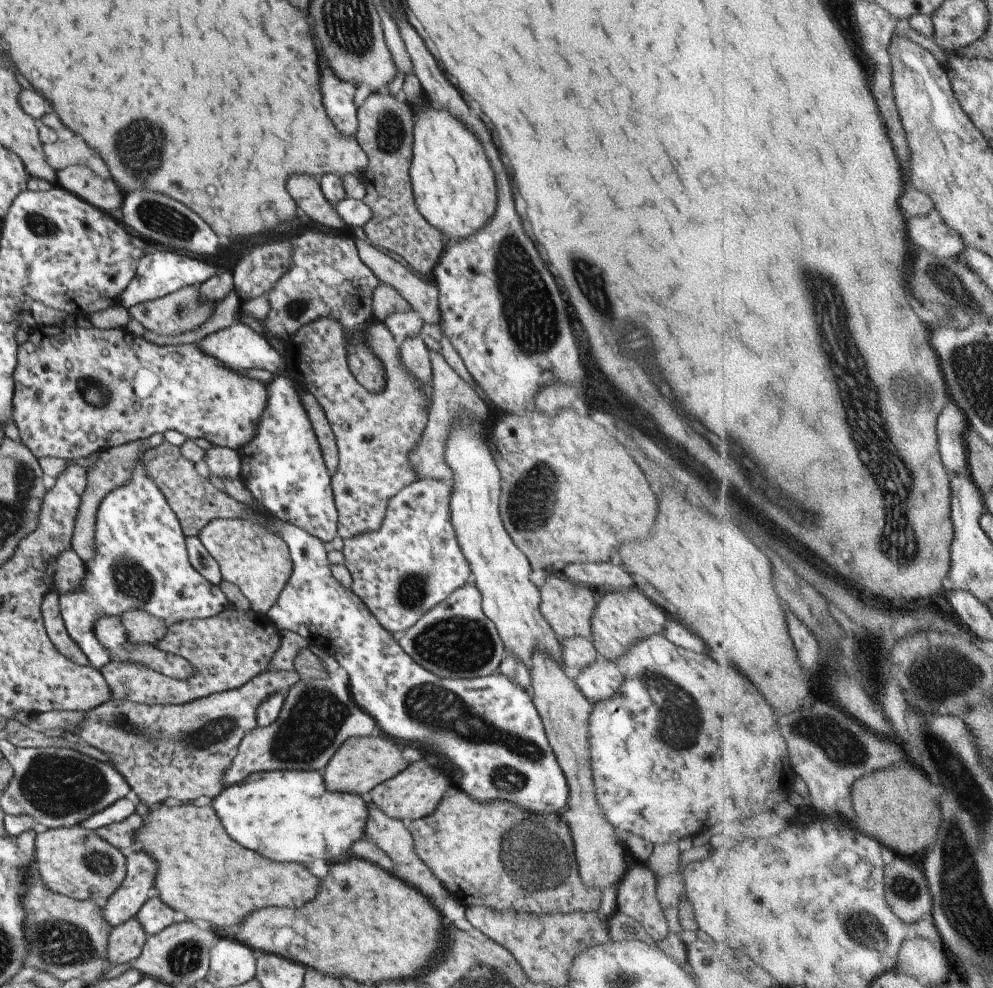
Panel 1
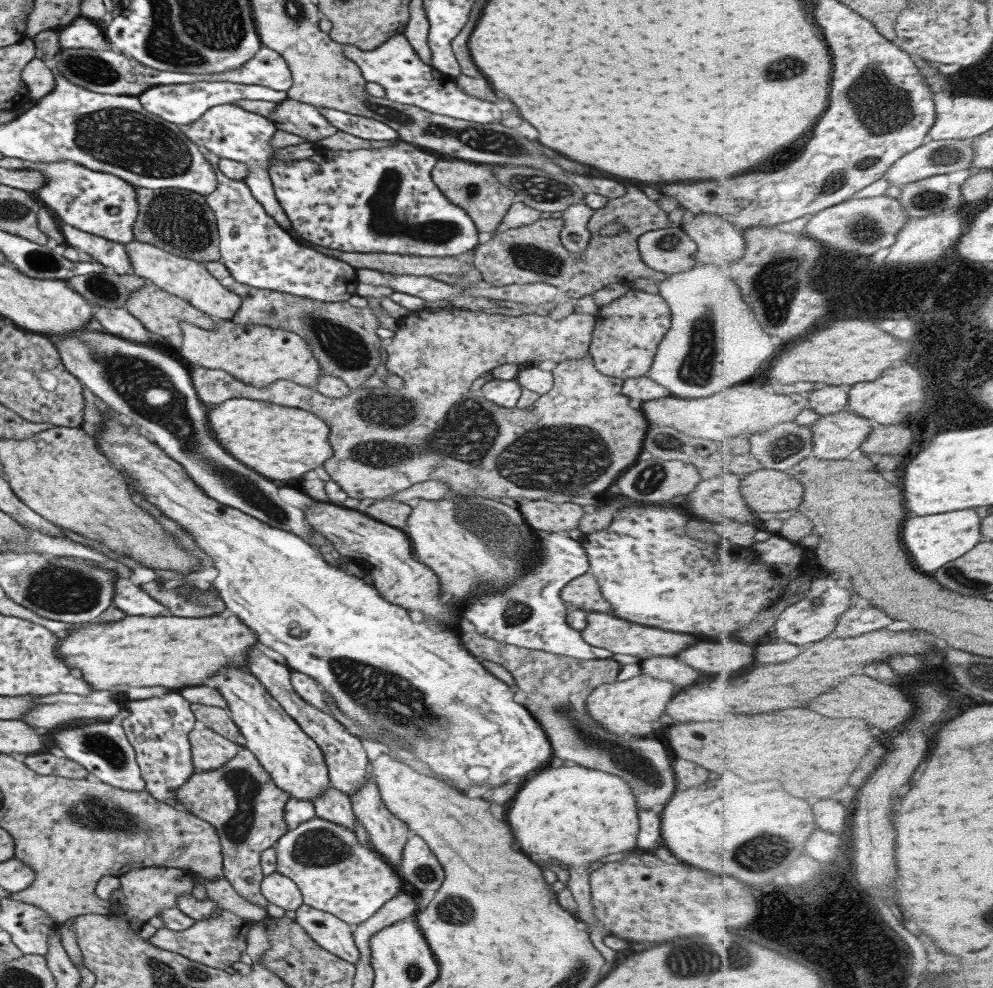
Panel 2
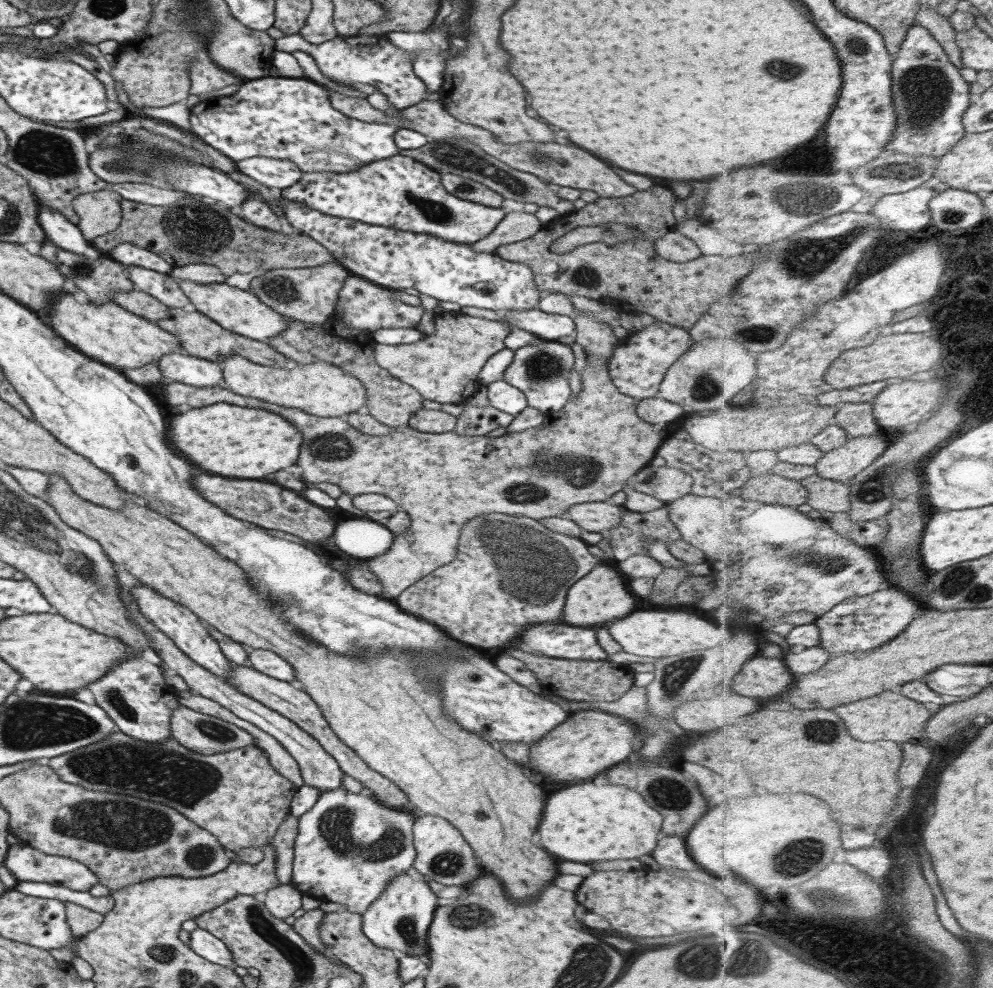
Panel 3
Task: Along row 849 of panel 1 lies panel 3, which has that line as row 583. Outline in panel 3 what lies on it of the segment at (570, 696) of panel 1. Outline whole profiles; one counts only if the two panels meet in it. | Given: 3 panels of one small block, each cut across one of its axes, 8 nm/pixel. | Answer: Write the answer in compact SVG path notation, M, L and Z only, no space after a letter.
M601 561L567 589L560 618L561 622L570 626L599 626L627 616L633 606L635 600L627 592L623 576L611 563Z

